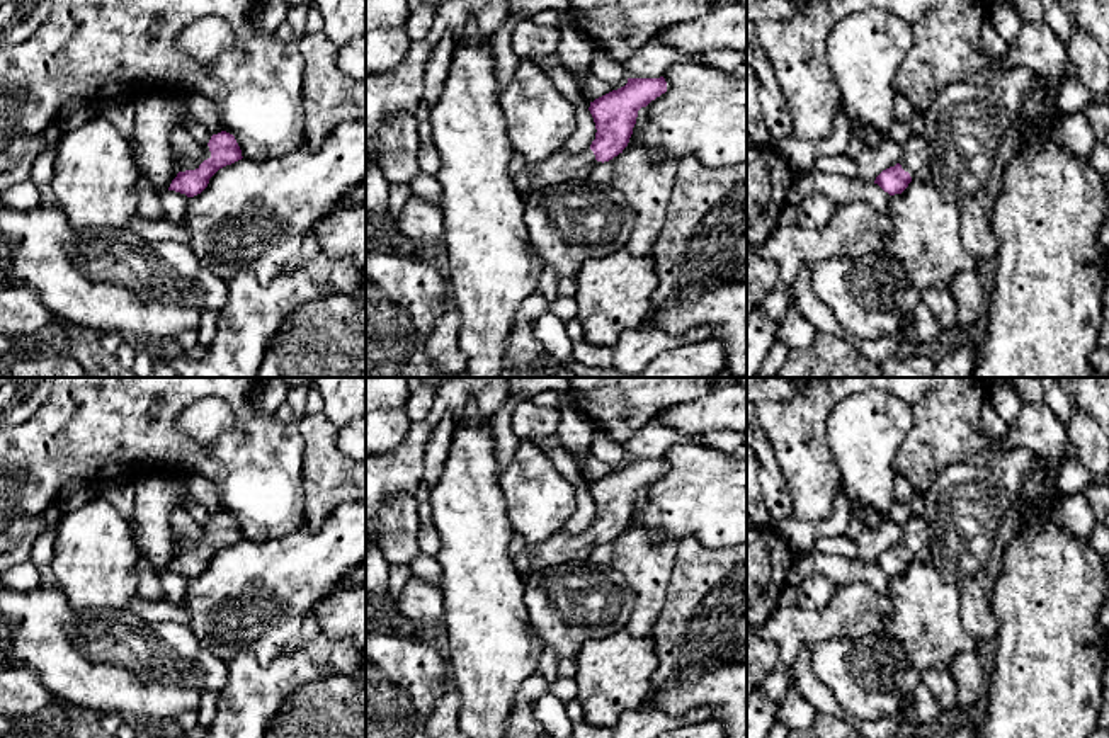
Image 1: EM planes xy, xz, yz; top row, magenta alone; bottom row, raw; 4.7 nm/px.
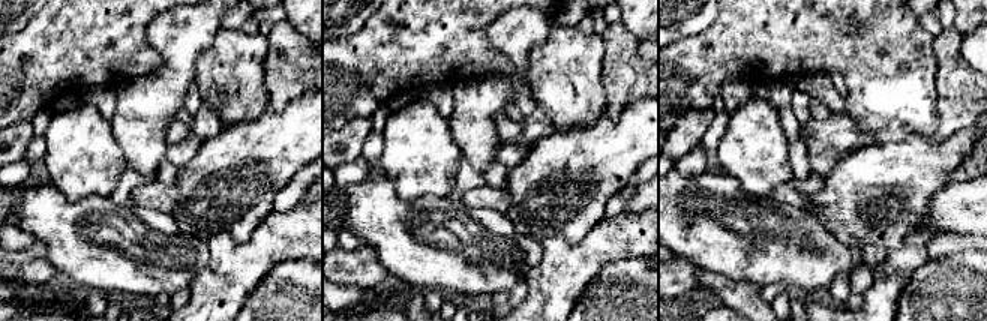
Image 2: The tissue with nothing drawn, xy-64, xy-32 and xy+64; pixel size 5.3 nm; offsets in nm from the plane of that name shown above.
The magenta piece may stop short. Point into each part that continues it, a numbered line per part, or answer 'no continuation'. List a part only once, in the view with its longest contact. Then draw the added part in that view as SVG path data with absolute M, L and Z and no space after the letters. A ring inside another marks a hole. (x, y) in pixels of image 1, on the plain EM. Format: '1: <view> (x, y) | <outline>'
1: xy (184, 544) | M209 527L206 529L206 532L204 532L204 536L202 536L201 541L189 541L189 539L179 536L179 537L177 537L177 549L179 549L179 553L196 551L196 549L199 549L199 546L201 546L204 541L208 541L208 539L211 539Z

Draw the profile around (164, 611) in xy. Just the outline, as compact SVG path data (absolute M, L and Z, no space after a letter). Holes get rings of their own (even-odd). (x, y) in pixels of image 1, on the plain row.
M134 597L126 609L134 612L141 619L158 619L158 621L172 621L177 624L189 626L189 612L182 604L173 604L167 600L145 602Z

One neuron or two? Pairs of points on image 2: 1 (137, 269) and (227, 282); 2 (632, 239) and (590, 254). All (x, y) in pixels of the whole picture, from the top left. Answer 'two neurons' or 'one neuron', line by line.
1: two neurons
2: one neuron

